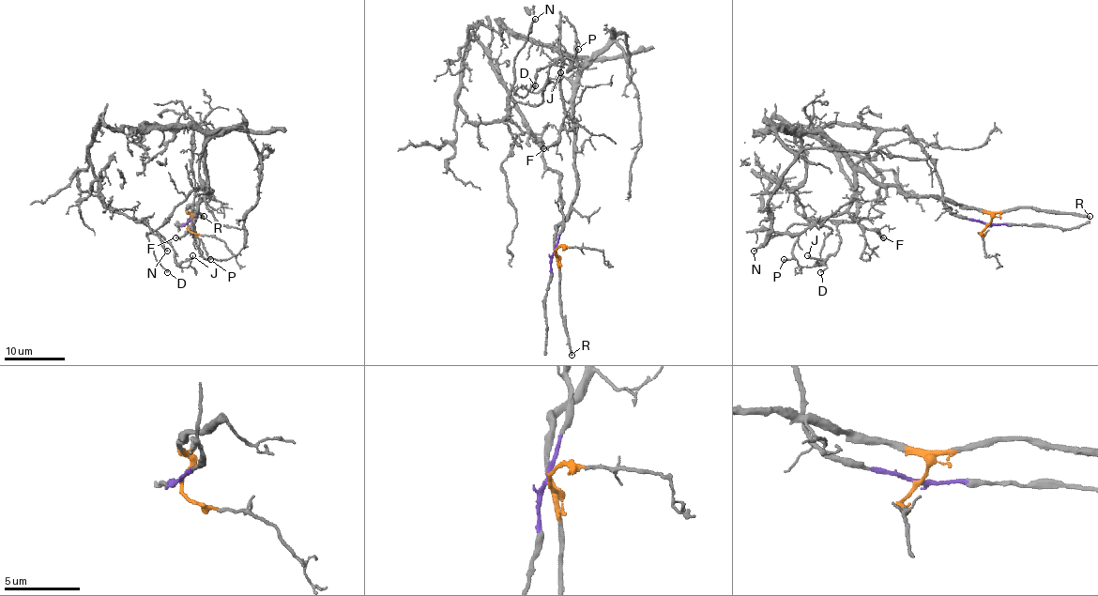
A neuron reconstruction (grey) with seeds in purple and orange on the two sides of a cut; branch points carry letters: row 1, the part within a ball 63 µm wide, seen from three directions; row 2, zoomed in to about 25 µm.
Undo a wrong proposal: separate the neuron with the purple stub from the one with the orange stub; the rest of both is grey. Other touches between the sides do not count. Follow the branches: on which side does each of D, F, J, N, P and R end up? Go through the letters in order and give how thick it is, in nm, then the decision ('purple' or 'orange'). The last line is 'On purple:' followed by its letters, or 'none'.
D: 100 nm | orange
F: 280 nm | orange
J: 160 nm | purple
N: 190 nm | purple
P: 140 nm | orange
R: 280 nm | orange
On purple: J, N

